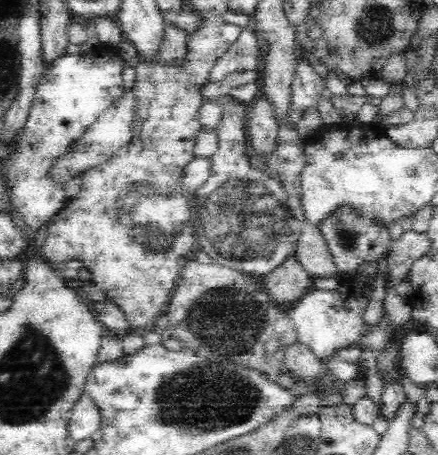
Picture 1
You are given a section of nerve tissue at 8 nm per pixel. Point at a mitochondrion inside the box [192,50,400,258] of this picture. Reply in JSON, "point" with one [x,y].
{"point":[346,236]}

